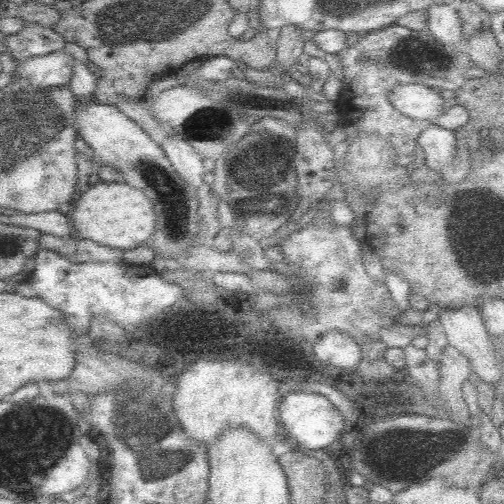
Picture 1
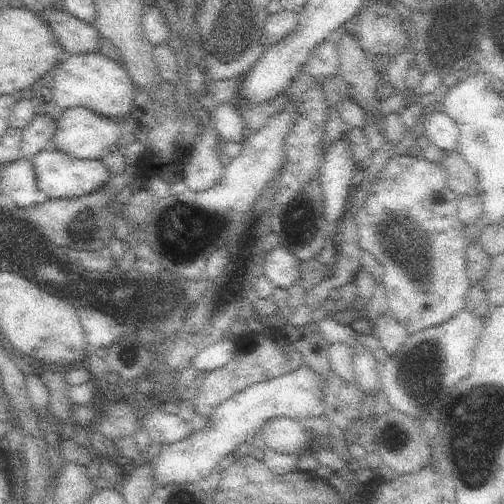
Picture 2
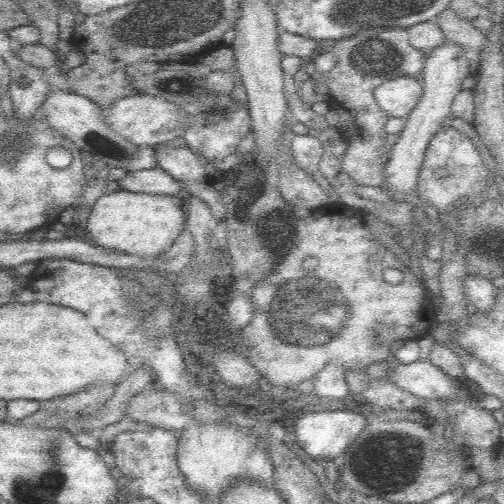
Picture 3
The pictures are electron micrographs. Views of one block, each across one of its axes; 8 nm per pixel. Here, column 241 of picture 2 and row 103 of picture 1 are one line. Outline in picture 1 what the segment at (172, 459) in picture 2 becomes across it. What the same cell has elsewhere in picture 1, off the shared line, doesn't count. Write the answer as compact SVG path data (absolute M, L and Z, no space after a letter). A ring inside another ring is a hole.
M418 84L394 86L388 98L398 112L418 122L434 122L440 114L444 114L442 94L434 92L434 88L430 86L418 86Z

